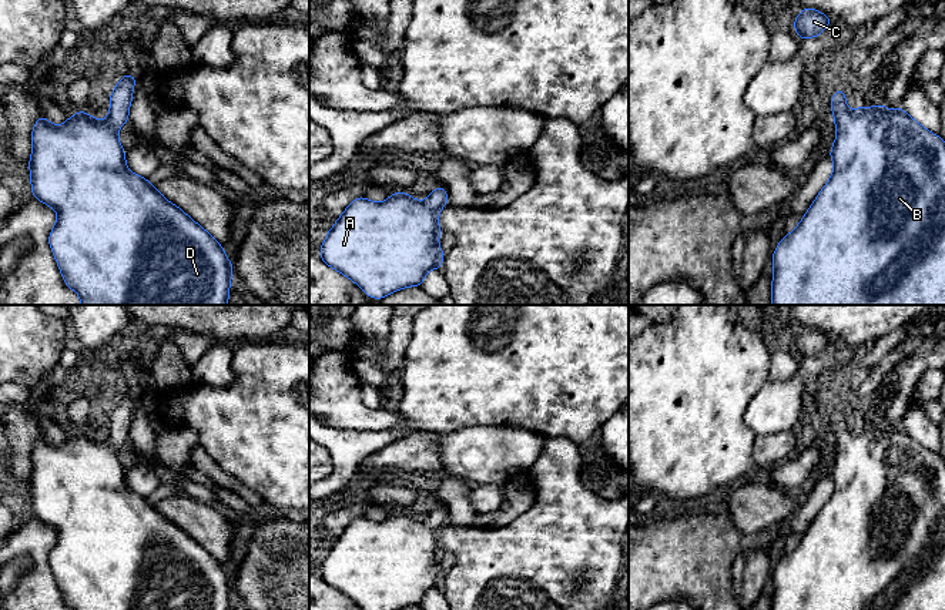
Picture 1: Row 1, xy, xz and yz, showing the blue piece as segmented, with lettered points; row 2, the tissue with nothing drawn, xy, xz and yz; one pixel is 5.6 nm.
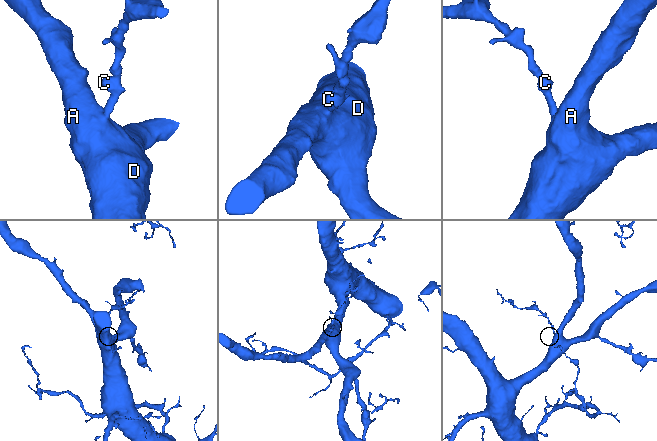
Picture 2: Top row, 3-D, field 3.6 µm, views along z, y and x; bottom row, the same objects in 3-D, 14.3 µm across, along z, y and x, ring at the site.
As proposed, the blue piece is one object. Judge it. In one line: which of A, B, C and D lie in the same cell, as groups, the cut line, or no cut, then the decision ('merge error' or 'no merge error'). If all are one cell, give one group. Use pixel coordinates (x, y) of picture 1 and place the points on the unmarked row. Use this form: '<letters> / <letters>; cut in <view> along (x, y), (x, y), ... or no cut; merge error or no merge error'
A B C D; no cut; no merge error

